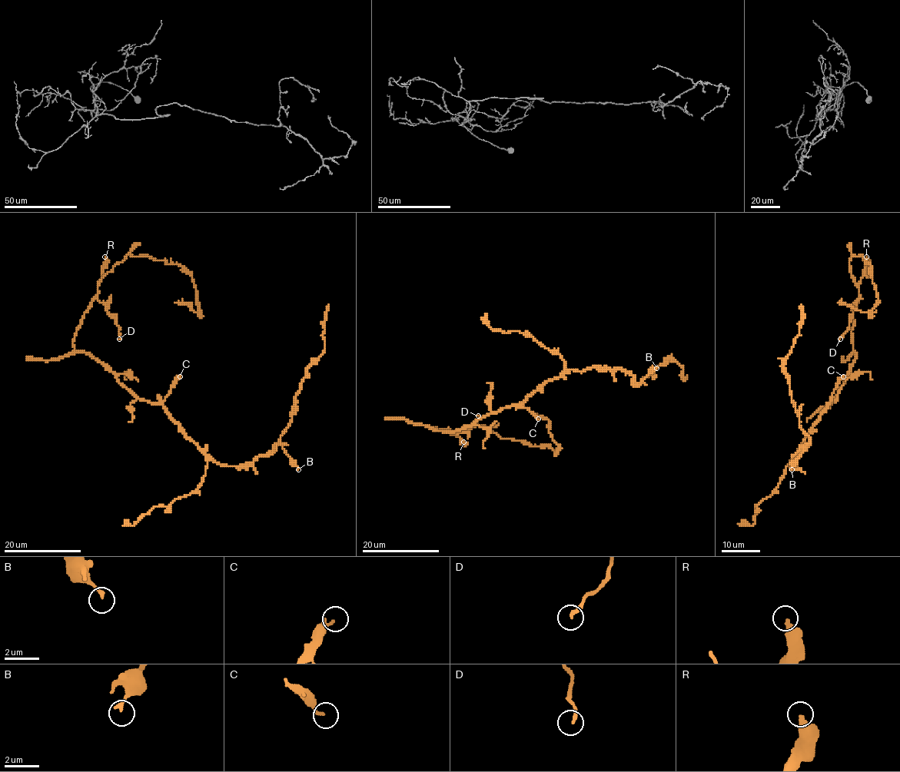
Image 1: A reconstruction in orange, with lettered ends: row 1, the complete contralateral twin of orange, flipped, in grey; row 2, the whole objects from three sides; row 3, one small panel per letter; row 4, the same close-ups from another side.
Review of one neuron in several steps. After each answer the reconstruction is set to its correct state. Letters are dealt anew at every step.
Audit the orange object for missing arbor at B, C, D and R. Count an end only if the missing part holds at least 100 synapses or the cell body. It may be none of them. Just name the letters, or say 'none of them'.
none of them

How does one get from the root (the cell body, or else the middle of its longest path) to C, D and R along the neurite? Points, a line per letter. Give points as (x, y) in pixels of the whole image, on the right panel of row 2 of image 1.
C: (838, 392), (829, 403), (836, 382), (843, 376)
D: (838, 392), (856, 356), (854, 351), (851, 327), (854, 308), (858, 298), (854, 306), (850, 326), (840, 339)
R: (838, 392), (856, 356), (854, 351), (851, 327), (854, 308), (859, 294), (859, 282), (867, 263), (866, 256)

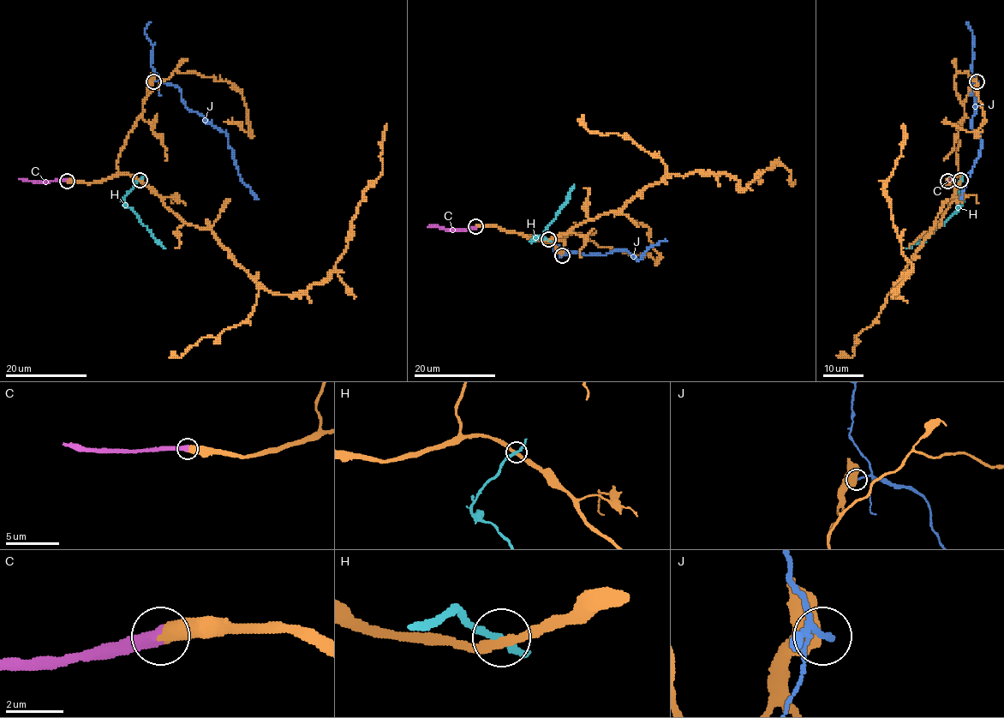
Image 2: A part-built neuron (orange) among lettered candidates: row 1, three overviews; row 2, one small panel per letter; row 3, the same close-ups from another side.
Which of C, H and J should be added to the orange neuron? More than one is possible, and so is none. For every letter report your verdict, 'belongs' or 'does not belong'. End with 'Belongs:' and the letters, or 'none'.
C: belongs
H: does not belong
J: does not belong
Belongs: C

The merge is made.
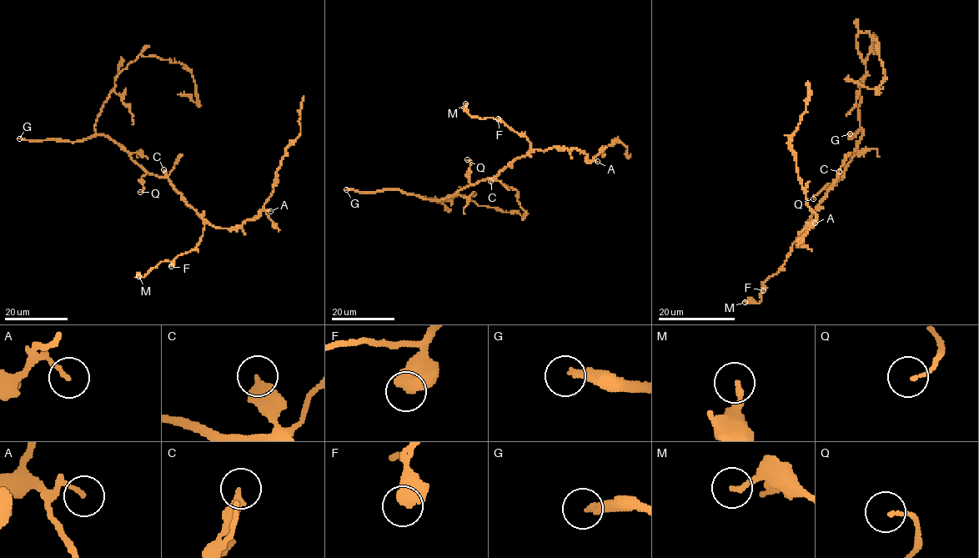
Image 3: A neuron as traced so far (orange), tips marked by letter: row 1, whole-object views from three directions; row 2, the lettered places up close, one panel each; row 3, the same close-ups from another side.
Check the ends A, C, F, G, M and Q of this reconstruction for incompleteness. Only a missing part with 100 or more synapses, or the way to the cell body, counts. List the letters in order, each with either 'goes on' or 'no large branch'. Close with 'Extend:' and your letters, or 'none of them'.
A: no large branch
C: no large branch
F: no large branch
G: goes on
M: no large branch
Q: no large branch
Extend: G

